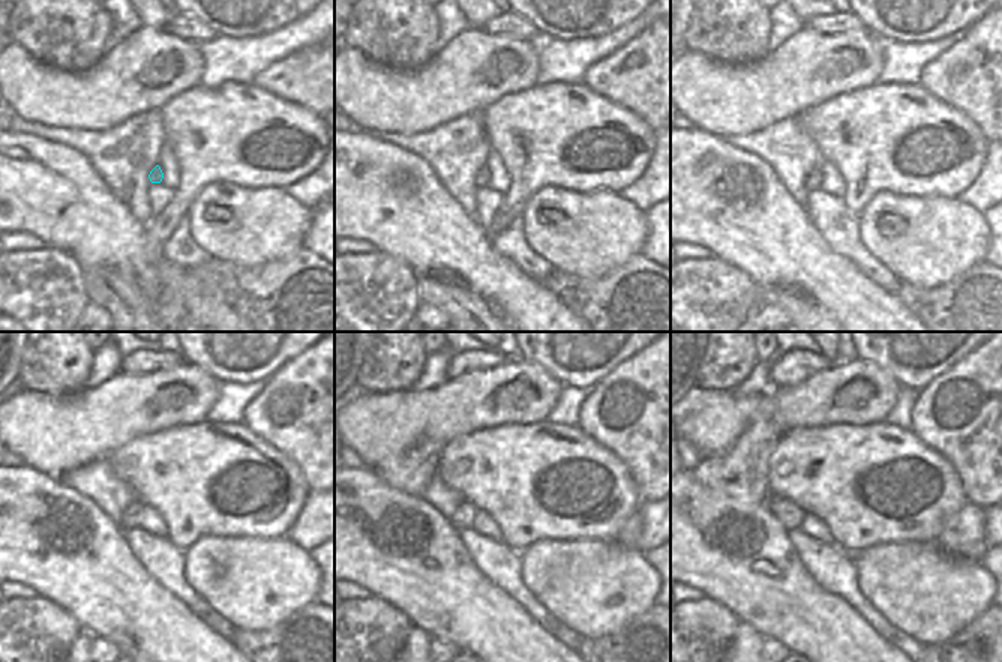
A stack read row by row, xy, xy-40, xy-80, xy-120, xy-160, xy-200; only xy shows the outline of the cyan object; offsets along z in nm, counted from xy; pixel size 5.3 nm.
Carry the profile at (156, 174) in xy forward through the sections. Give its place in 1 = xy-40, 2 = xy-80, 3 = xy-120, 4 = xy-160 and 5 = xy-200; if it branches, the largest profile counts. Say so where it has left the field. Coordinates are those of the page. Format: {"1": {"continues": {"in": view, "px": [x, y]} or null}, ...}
{"1": {"continues": {"in": "xy-40", "px": [482, 177]}}, "2": {"continues": {"in": "xy-80", "px": [813, 177]}}, "3": {"continues": {"in": "xy-120", "px": [131, 515]}}, "4": {"continues": {"in": "xy-160", "px": [462, 518]}}, "5": {"continues": {"in": "xy-200", "px": [786, 512]}}}

